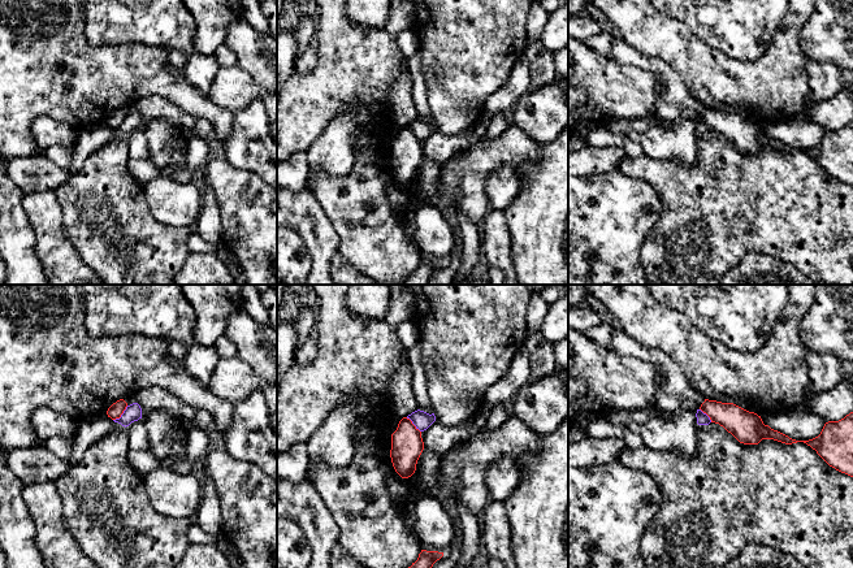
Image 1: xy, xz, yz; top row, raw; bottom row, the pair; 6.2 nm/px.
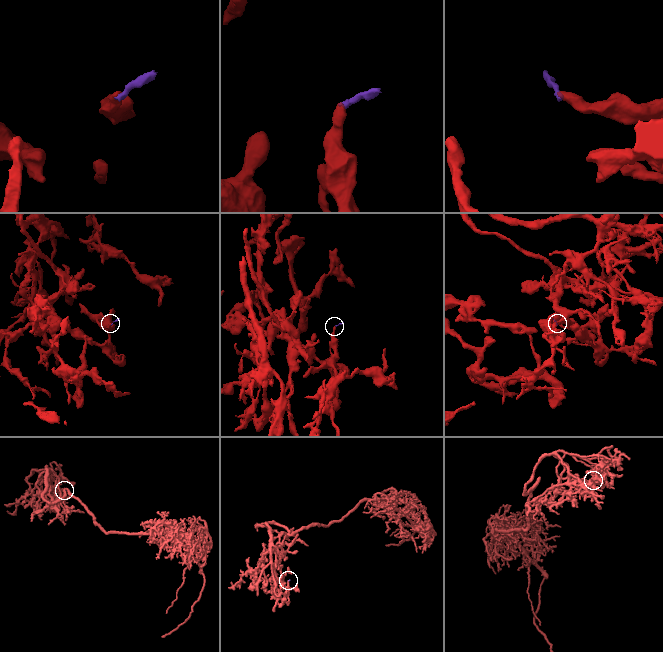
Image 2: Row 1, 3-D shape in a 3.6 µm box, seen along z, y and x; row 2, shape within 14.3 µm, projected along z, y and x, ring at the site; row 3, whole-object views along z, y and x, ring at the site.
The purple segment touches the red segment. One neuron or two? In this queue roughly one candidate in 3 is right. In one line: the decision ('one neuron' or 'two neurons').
two neurons

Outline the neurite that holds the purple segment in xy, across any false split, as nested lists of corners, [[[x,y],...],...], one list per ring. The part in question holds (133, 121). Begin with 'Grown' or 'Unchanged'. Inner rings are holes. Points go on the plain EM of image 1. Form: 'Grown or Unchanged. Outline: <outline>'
Grown. Outline: [[[138,112],[126,116],[120,127],[112,129],[107,122],[92,125],[78,130],[78,140],[74,146],[72,161],[68,166],[70,174],[74,174],[86,161],[90,153],[99,149],[103,144],[142,127],[142,117]]]

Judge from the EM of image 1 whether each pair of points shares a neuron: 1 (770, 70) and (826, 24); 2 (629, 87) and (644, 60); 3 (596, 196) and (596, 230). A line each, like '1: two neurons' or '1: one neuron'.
1: two neurons
2: two neurons
3: one neuron

